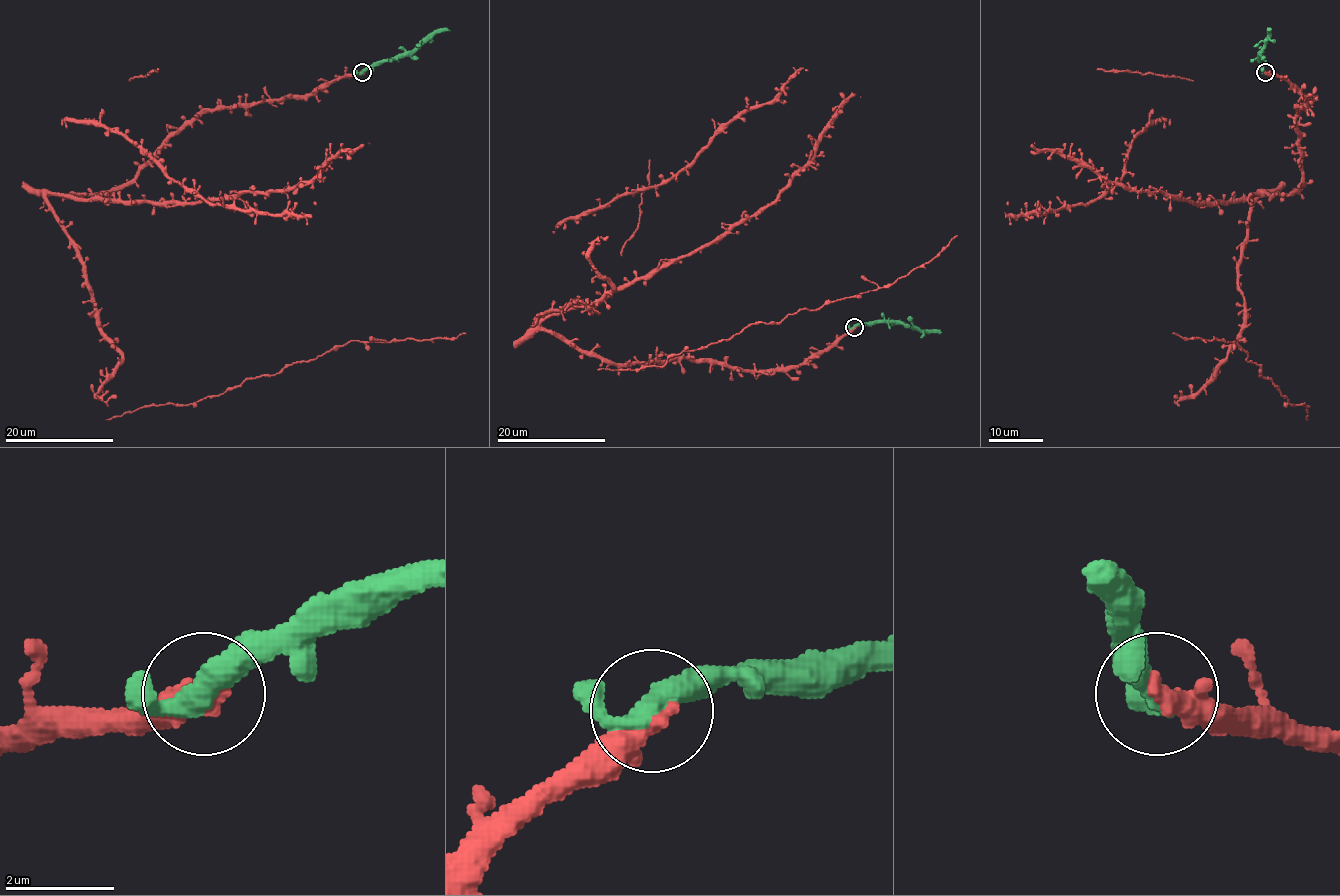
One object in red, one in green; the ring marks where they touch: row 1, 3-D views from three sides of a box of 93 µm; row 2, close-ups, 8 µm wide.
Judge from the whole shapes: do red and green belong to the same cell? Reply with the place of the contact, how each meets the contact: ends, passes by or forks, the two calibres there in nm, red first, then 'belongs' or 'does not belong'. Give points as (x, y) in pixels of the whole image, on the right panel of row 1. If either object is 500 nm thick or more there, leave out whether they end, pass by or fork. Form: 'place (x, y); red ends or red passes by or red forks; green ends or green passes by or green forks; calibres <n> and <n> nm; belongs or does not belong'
place (1265, 72); red ends; green passes by; calibres 480 and 400 nm; belongs

